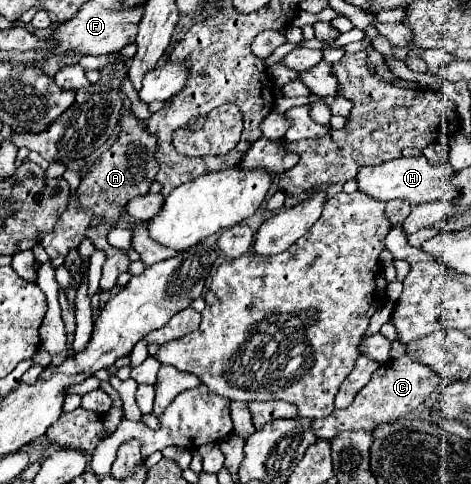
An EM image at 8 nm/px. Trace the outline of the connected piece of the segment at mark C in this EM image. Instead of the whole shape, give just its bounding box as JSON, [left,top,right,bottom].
[313,355,441,439]

